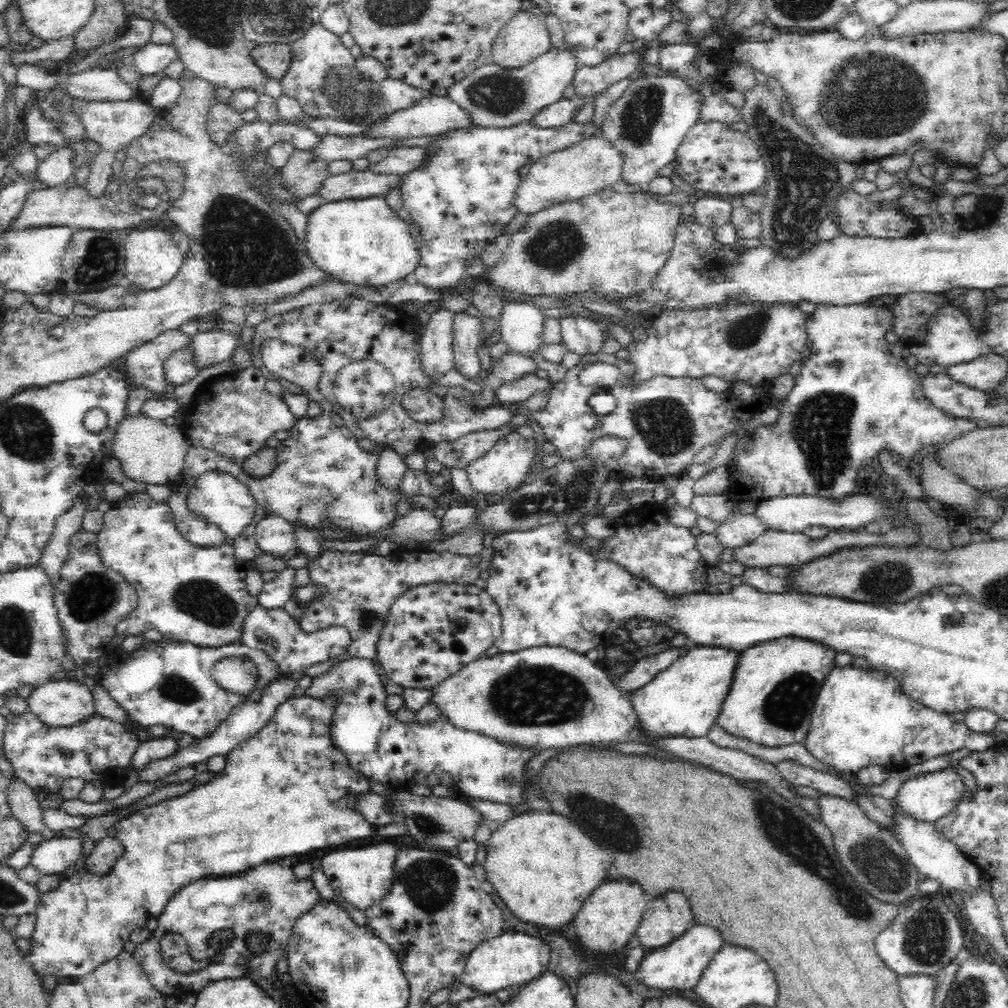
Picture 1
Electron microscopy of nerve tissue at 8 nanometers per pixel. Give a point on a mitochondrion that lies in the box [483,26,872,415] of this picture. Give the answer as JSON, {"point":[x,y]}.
{"point":[804,177]}

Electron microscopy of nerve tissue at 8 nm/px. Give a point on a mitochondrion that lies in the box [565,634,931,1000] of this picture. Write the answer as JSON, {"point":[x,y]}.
{"point":[794,836]}

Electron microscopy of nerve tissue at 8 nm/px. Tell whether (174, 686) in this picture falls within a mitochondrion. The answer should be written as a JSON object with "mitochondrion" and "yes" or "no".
{"mitochondrion":"yes"}

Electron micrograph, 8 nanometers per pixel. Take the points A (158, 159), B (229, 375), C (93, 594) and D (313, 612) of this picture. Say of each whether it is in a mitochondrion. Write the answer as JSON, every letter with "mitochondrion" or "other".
{"A":"mitochondrion","B":"other","C":"mitochondrion","D":"other"}

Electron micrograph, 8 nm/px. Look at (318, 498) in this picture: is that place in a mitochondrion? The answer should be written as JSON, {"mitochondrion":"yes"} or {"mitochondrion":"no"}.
{"mitochondrion":"yes"}

